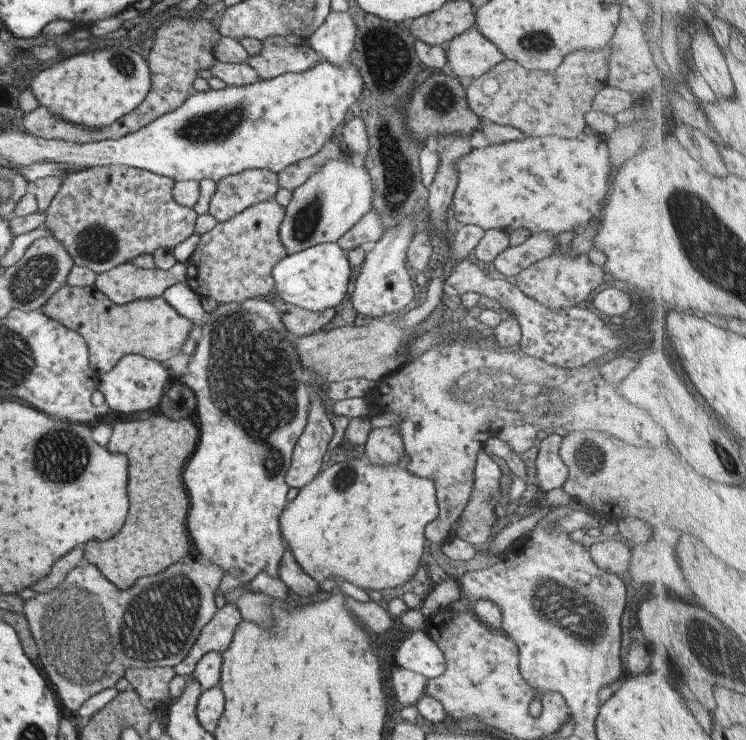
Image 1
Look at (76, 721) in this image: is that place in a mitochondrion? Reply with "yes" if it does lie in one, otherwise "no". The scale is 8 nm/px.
no

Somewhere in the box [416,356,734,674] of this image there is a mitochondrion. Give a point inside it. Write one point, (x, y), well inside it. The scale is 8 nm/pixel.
(571, 614)

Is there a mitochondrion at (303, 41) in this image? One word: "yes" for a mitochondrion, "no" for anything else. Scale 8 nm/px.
no

